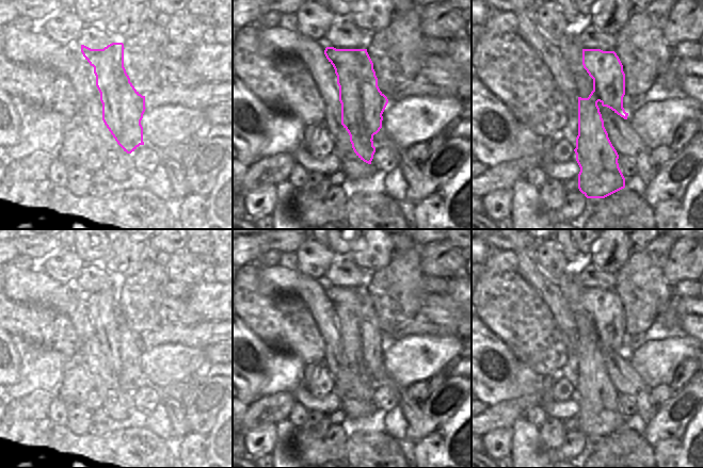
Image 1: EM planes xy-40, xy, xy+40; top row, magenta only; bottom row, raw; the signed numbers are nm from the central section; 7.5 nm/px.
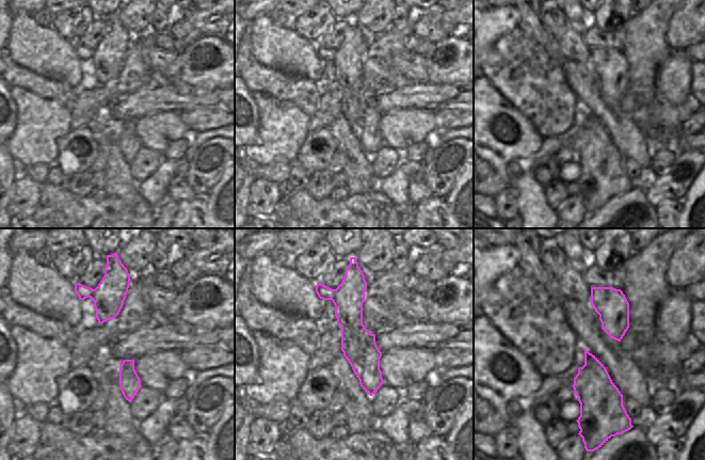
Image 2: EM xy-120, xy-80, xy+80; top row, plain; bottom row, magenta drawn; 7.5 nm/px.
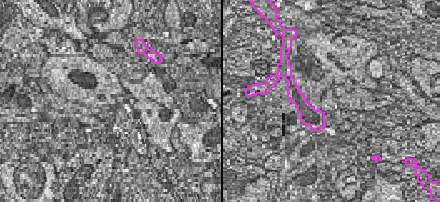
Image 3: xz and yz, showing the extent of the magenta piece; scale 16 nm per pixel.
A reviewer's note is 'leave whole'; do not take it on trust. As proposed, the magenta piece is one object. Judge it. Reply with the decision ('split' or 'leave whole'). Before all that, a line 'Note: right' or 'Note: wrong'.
Note: wrong
split

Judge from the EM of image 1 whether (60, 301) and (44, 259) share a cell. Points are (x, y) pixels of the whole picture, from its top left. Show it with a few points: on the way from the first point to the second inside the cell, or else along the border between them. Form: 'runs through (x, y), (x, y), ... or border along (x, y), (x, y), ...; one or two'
border along (24, 259), (31, 263), (52, 267); two

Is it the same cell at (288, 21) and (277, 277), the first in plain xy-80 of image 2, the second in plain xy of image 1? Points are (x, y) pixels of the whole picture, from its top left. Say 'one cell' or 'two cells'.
two cells

